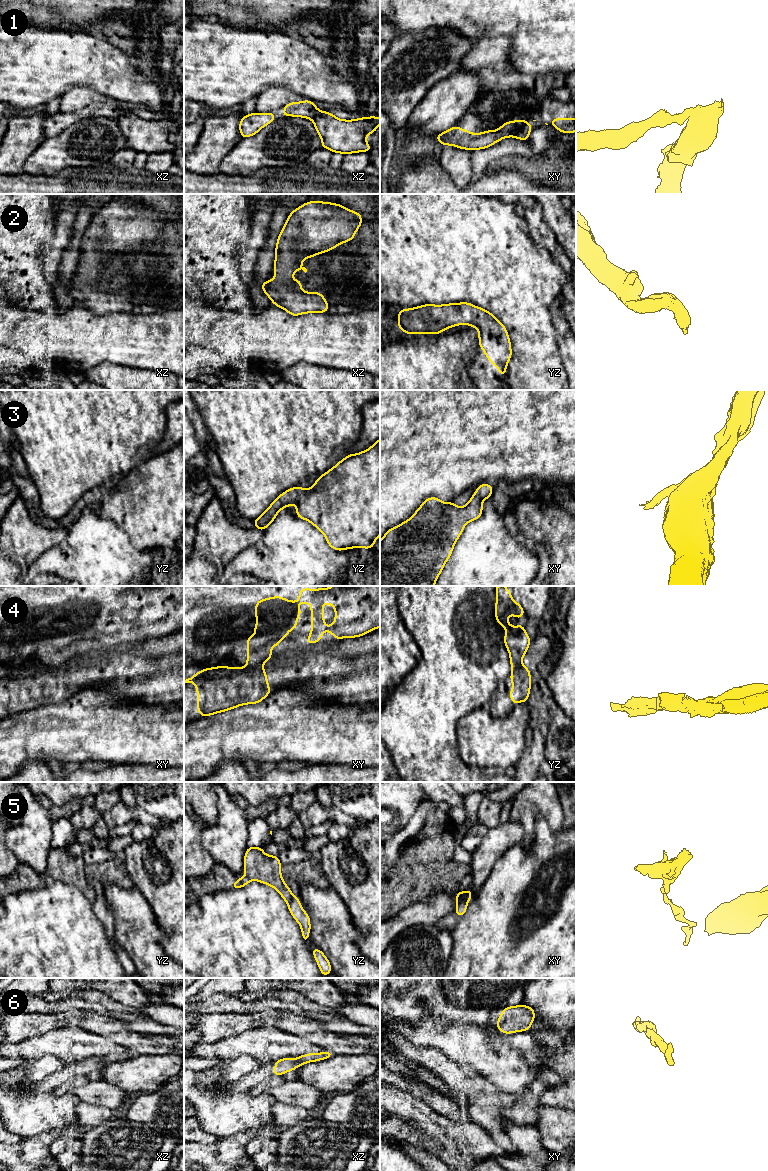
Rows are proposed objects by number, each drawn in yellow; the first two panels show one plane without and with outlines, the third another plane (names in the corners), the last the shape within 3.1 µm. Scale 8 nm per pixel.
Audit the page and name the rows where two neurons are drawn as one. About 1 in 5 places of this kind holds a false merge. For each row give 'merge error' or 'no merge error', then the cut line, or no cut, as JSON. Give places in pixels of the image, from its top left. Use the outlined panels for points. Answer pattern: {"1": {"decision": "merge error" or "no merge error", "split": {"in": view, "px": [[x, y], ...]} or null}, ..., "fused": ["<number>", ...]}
{"1": {"decision": "merge error", "split": {"in": "xy", "px": [[517, 121], [517, 128], [510, 135]]}}, "2": {"decision": "no merge error", "split": null}, "3": {"decision": "no merge error", "split": null}, "4": {"decision": "merge error", "split": {"in": "xy", "px": [[247, 666], [260, 667]]}}, "5": {"decision": "merge error", "split": {"in": "xy", "px": [[467, 900], [461, 900], [457, 904]]}}, "6": {"decision": "no merge error", "split": null}, "fused": ["1", "4", "5"]}

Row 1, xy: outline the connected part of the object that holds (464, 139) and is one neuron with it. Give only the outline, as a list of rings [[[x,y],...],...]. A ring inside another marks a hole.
[[[508,121],[495,131],[489,130],[479,134],[472,134],[469,130],[460,129],[455,125],[435,137],[436,142],[441,142],[443,147],[449,144],[460,149],[475,151],[488,148],[501,139],[510,137],[517,128],[517,121]]]

